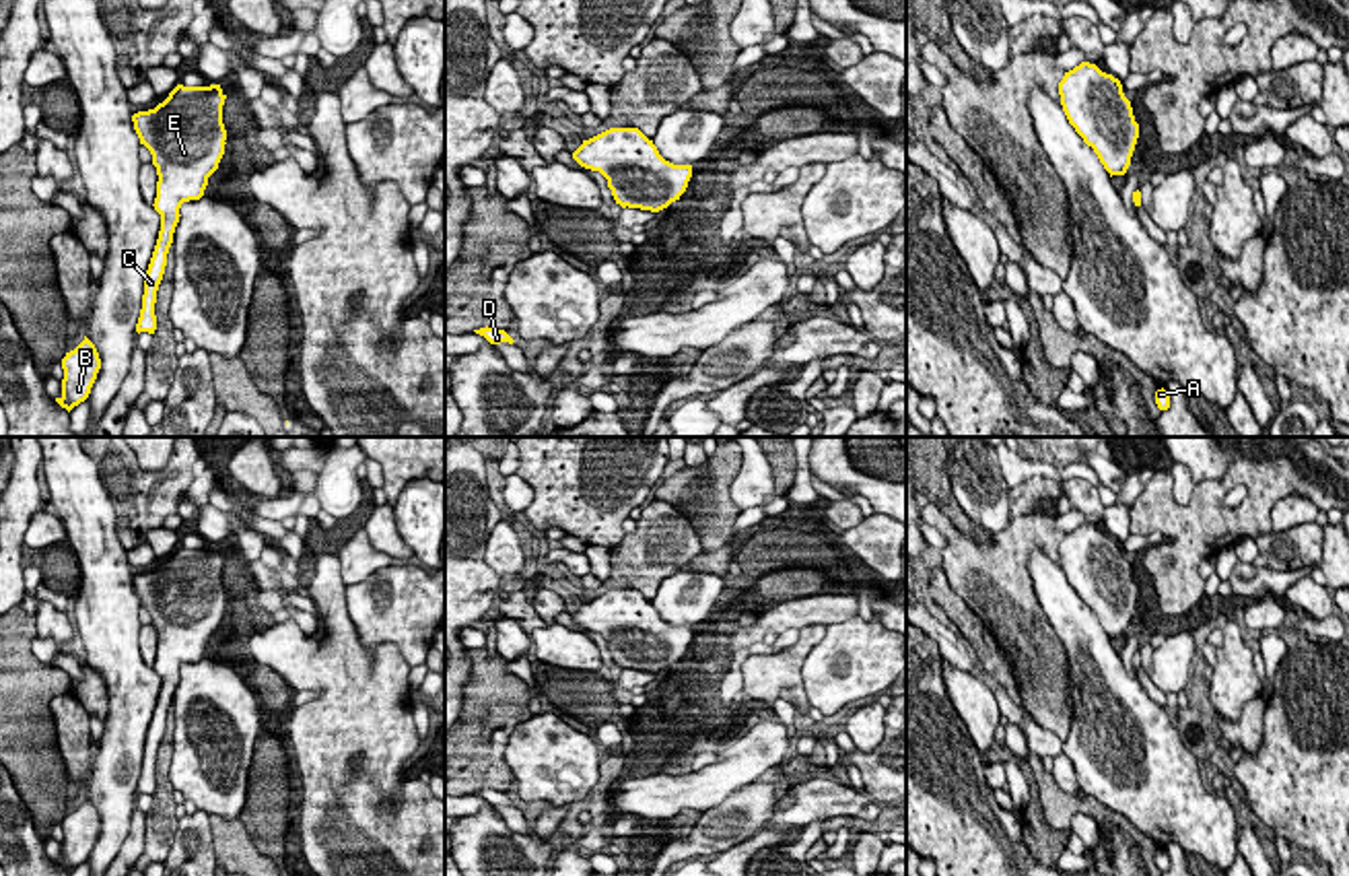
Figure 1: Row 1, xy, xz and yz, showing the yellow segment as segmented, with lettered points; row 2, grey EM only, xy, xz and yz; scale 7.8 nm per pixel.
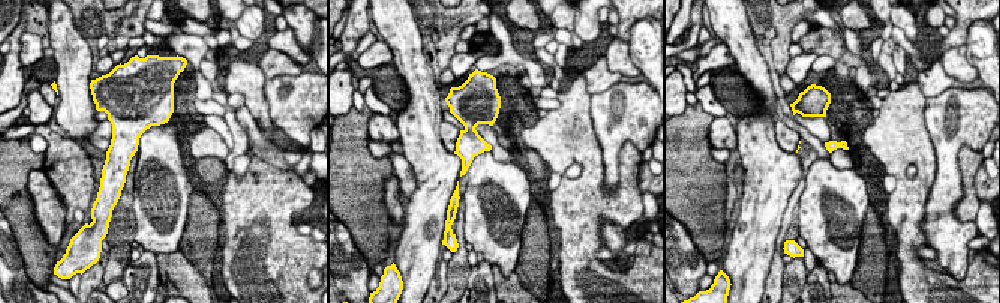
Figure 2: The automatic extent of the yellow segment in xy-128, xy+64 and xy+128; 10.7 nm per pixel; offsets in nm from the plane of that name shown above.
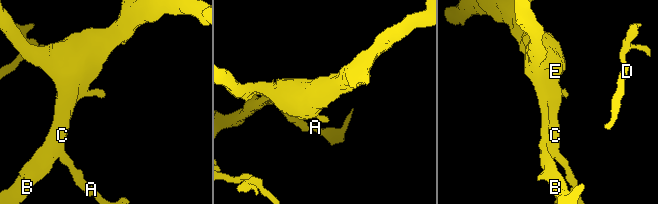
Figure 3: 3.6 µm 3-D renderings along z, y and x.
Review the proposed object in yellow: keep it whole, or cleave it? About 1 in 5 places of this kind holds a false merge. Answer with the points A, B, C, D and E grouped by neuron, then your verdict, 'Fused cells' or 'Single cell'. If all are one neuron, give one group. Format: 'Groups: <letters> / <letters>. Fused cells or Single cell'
Groups: A B C D E. Single cell

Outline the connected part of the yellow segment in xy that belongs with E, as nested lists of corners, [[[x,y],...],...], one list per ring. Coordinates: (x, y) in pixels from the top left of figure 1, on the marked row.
[[[177,85],[154,109],[132,115],[140,144],[150,150],[157,167],[159,181],[152,206],[161,214],[161,231],[146,270],[142,309],[136,324],[138,334],[154,334],[157,330],[157,291],[181,216],[179,208],[183,202],[204,196],[208,177],[218,169],[224,155],[224,99],[220,85]]]

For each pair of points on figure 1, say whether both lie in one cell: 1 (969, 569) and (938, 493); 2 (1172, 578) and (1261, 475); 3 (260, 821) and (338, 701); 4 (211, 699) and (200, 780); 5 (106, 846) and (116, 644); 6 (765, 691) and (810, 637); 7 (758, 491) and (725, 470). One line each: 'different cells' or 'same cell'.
1: different cells
2: same cell
3: different cells
4: same cell
5: same cell
6: same cell
7: different cells

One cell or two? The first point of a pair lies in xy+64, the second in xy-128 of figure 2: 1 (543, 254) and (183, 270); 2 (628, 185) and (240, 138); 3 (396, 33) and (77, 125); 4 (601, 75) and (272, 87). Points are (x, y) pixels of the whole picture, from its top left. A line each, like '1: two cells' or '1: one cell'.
1: two cells
2: two cells
3: one cell
4: two cells

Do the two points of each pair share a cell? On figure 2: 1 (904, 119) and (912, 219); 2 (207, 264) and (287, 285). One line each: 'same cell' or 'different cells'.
1: same cell
2: different cells

